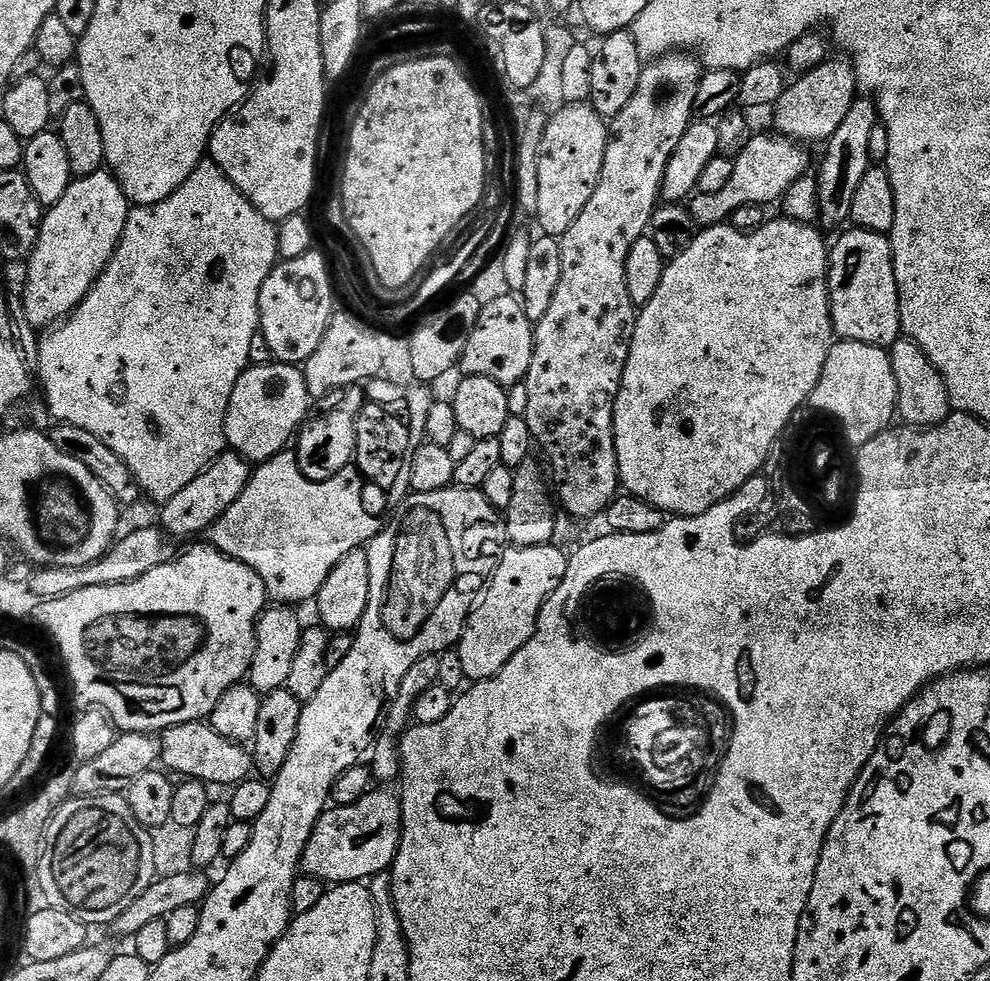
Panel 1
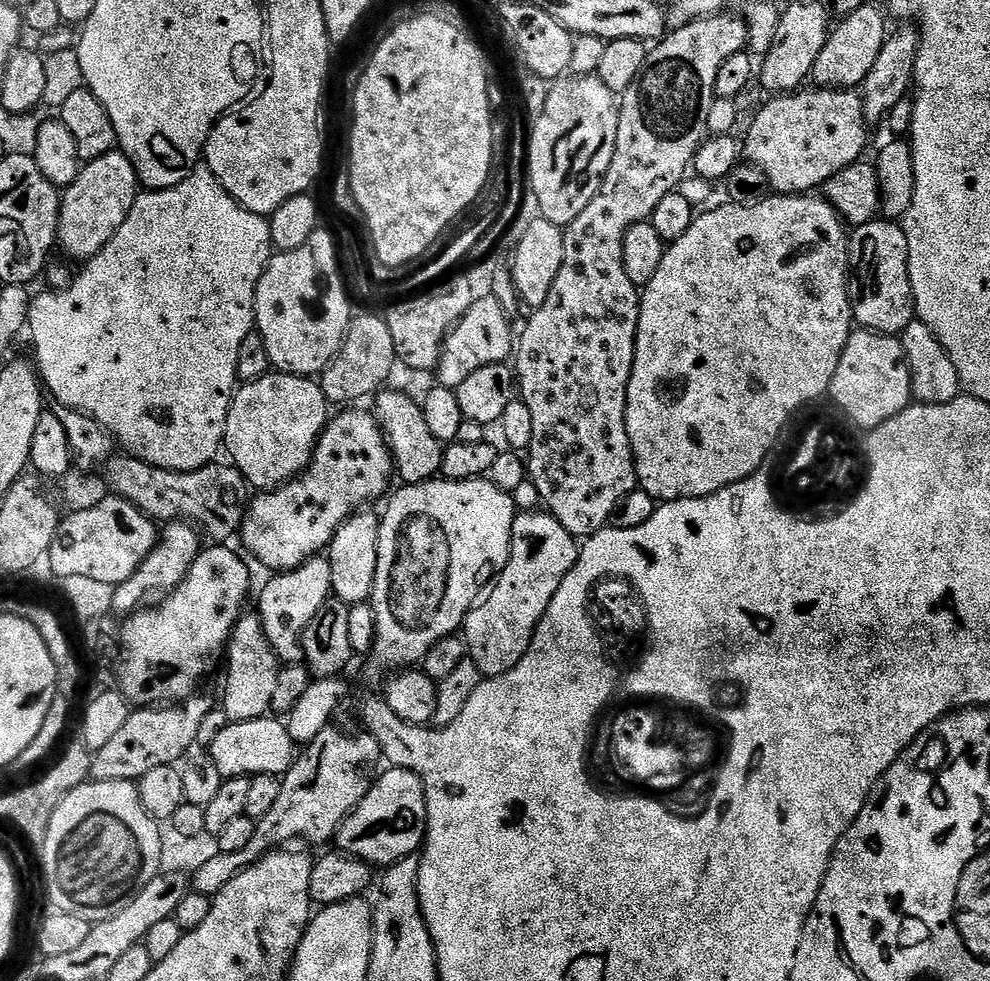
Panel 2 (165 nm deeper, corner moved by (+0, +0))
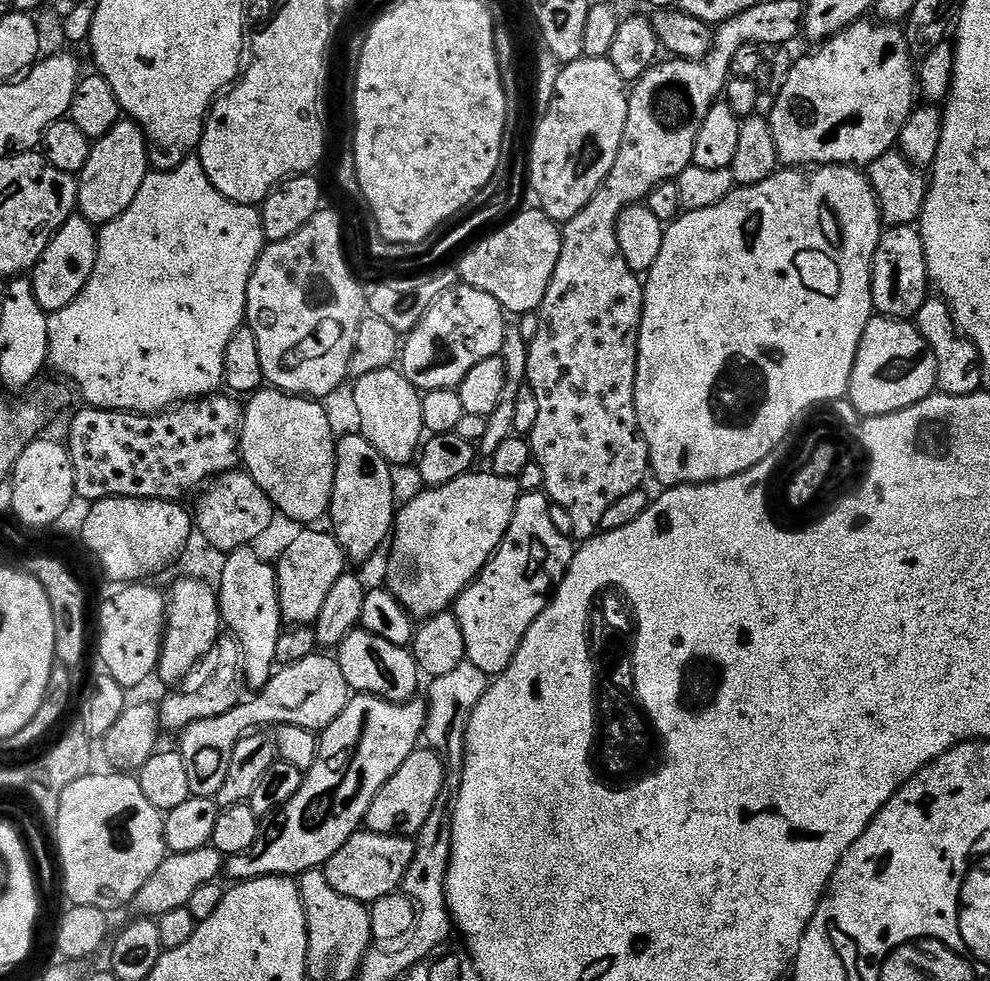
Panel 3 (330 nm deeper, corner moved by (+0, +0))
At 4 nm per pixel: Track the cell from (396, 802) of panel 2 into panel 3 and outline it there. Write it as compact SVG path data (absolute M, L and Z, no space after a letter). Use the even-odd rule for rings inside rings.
M427 746L417 747L388 779L386 786L378 790L374 802L370 802L370 810L366 814L363 827L374 834L414 838L422 830L426 818L430 818L430 810L434 810L434 802L438 802L443 781L444 761L440 755Z

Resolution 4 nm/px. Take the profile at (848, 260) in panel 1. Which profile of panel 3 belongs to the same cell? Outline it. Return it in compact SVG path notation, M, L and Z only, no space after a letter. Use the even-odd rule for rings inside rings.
M889 227L880 237L874 258L872 259L872 307L879 315L890 316L894 320L911 321L922 310L922 302L930 299L930 281L926 254L922 246L922 238L915 227Z

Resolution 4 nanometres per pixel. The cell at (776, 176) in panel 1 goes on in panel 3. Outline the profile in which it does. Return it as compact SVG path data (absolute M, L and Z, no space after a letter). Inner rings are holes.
M858 19L837 34L817 43L812 48L813 52L806 53L789 70L772 104L772 113L766 116L774 146L785 165L867 166L897 147L902 126L918 98L914 56L908 51L903 27L870 19Z

